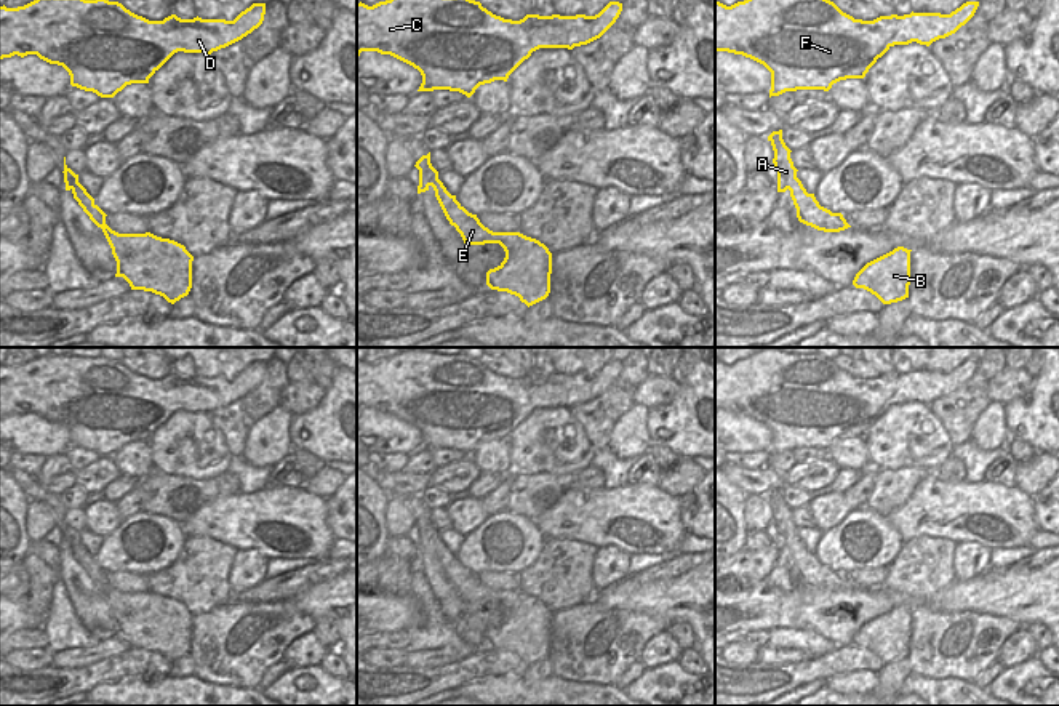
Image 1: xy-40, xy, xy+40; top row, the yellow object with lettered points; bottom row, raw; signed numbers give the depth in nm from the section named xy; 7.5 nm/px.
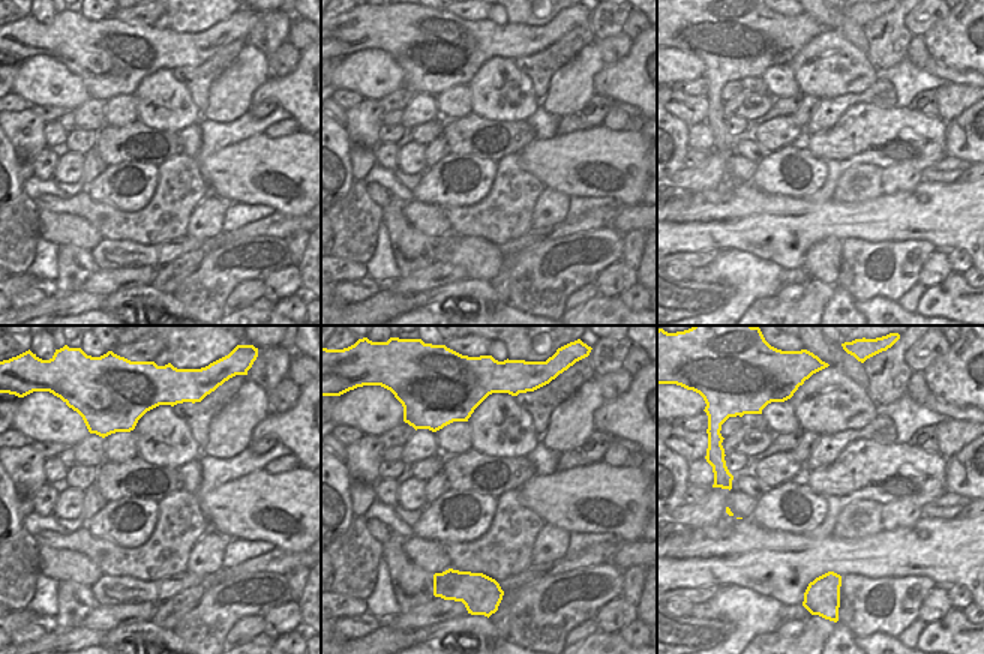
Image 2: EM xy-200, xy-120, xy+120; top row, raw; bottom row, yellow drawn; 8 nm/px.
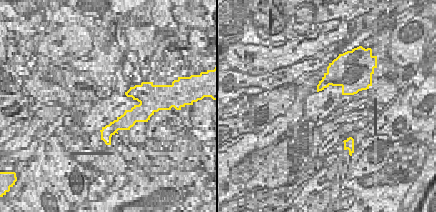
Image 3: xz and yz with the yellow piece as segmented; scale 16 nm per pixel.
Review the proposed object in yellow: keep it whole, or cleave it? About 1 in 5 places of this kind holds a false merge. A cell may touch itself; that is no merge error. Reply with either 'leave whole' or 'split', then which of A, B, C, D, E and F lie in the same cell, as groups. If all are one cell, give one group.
leave whole; groups A B C D E F

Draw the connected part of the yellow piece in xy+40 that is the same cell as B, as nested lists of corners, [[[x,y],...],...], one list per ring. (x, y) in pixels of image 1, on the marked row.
[[[897,247],[867,263],[854,277],[853,285],[875,295],[883,304],[909,298],[910,251]]]

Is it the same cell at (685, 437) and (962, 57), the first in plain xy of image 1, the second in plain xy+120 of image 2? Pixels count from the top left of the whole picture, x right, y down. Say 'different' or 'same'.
same

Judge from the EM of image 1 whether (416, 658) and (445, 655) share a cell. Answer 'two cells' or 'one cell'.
one cell

